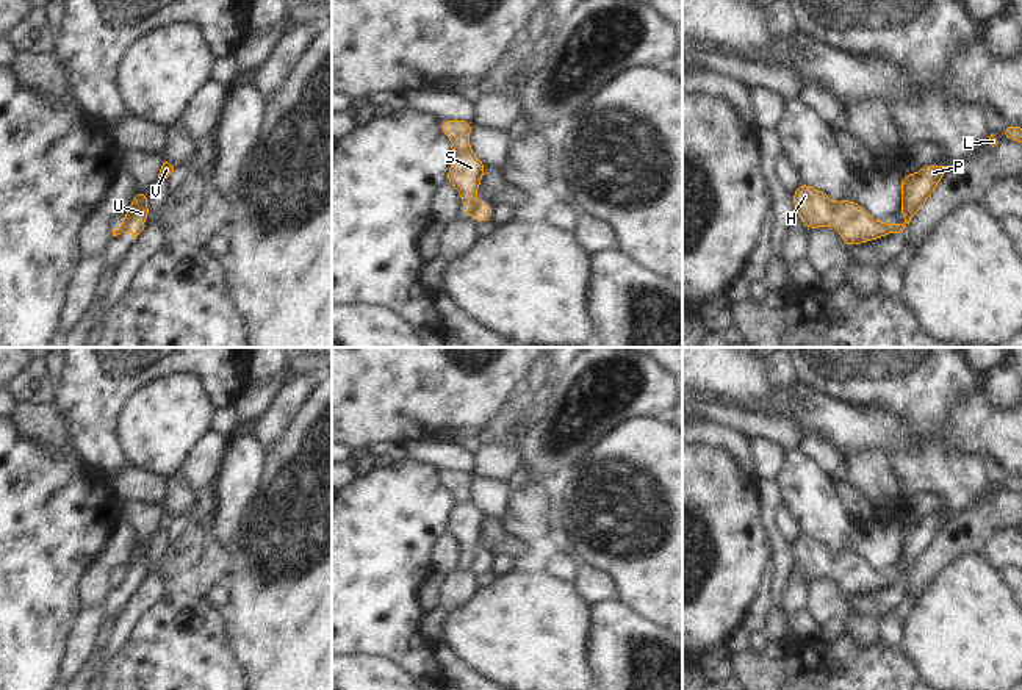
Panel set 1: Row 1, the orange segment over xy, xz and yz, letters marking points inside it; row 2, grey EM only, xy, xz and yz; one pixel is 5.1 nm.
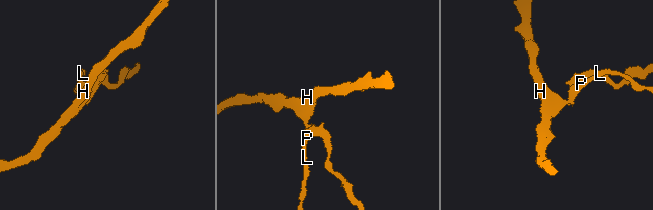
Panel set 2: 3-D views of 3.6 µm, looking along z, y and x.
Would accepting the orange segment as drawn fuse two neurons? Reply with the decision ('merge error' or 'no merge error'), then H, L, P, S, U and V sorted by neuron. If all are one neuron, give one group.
merge error | H S / L P U V

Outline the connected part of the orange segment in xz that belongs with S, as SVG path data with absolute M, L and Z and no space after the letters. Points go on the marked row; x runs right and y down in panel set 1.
M438 120L440 130L455 149L446 181L459 189L465 210L474 205L482 174L487 169L473 153L468 141L473 125L471 120Z

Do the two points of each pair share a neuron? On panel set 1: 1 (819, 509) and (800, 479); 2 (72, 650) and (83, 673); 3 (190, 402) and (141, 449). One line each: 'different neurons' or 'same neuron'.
1: same neuron
2: different neurons
3: same neuron

